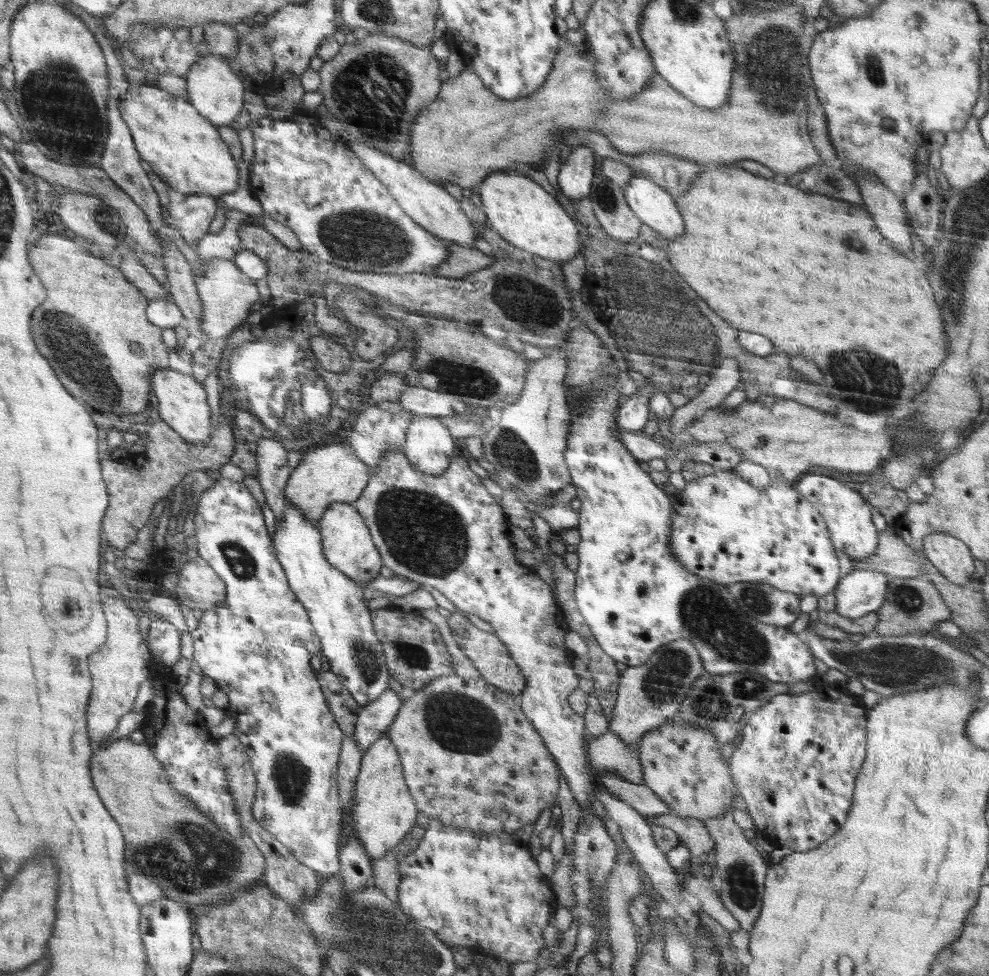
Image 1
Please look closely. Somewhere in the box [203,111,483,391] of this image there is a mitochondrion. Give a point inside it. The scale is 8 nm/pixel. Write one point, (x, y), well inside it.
(354, 238)

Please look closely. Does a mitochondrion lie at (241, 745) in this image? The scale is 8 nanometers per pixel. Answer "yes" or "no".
no

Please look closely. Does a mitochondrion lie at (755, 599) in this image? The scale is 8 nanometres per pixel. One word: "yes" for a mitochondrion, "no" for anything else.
yes

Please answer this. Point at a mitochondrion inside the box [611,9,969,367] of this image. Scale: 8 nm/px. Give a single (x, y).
(773, 68)

